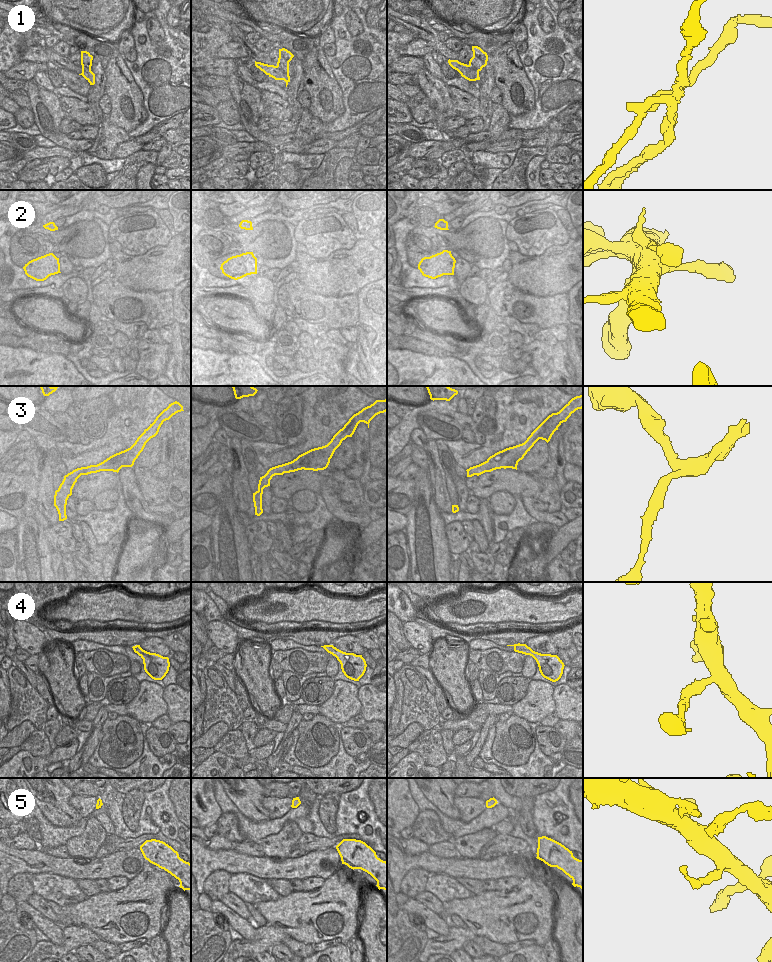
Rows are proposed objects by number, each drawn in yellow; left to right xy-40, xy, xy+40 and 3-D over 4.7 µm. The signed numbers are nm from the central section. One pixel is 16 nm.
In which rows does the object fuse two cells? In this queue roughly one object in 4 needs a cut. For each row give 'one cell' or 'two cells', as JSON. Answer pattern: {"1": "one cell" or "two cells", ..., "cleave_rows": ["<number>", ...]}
{"1": "two cells", "2": "one cell", "3": "two cells", "4": "one cell", "5": "one cell", "cleave_rows": ["1", "3"]}

